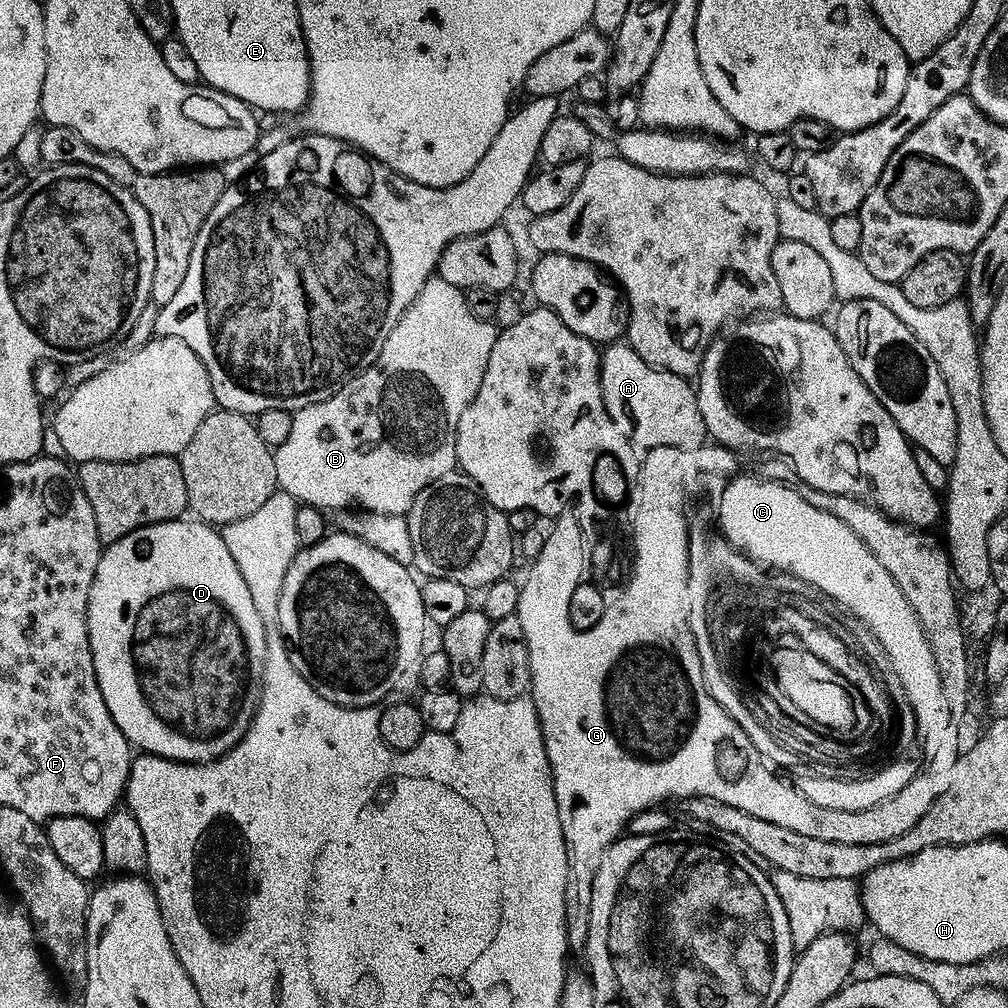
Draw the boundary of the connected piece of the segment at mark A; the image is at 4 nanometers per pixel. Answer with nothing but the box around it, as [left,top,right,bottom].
[600,342,709,450]

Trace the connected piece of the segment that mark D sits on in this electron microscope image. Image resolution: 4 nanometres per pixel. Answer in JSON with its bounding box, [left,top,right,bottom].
[87,519,268,765]

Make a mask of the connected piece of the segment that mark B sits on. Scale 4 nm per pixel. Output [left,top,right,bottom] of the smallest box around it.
[274,275,498,516]

